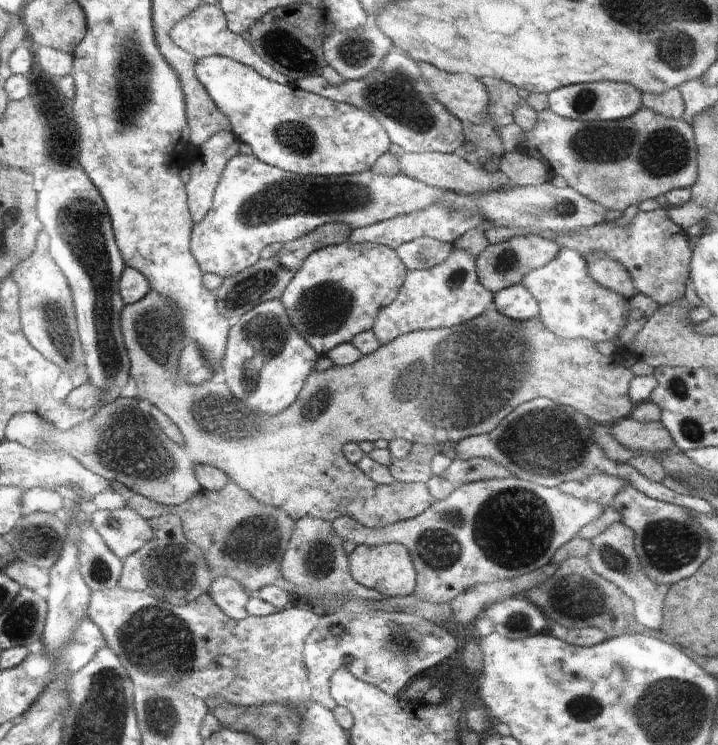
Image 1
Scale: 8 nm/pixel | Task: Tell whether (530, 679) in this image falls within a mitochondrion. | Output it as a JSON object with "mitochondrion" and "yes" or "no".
{"mitochondrion":"no"}

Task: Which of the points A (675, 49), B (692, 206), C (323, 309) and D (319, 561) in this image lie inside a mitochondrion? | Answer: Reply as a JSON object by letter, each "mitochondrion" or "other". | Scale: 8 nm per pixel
{"A":"mitochondrion","B":"other","C":"mitochondrion","D":"mitochondrion"}

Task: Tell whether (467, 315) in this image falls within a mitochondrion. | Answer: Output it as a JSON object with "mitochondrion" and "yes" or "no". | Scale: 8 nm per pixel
{"mitochondrion":"yes"}

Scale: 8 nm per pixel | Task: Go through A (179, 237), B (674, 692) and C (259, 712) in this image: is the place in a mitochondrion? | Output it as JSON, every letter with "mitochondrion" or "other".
{"A":"other","B":"mitochondrion","C":"other"}

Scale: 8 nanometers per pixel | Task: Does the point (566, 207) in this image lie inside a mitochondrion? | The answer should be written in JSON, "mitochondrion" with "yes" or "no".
{"mitochondrion":"yes"}

